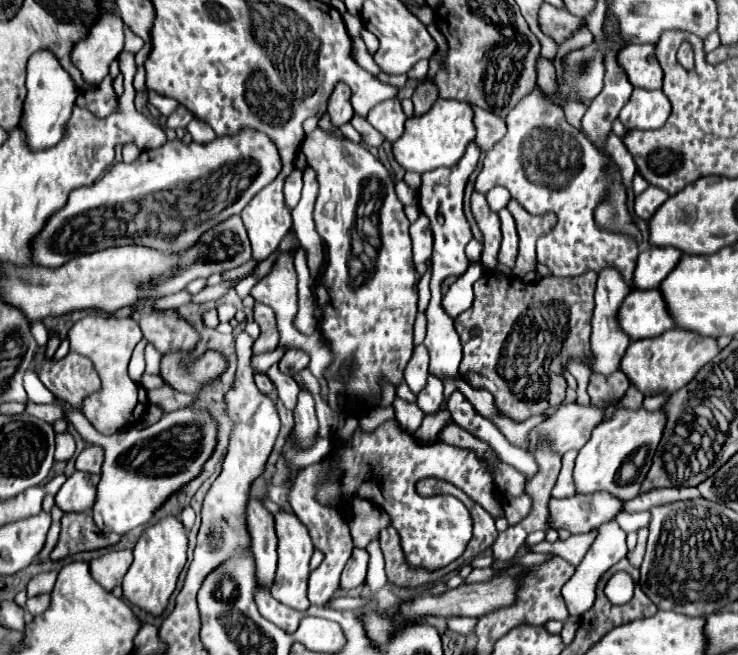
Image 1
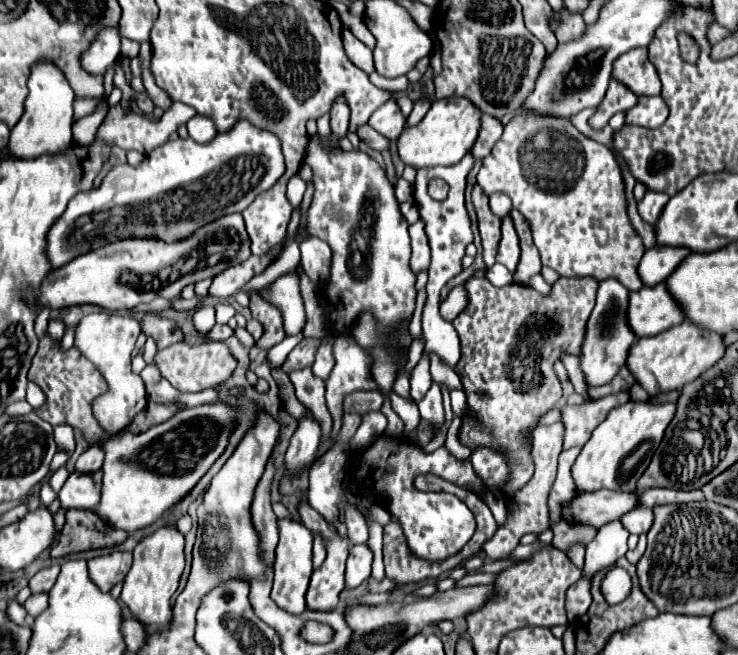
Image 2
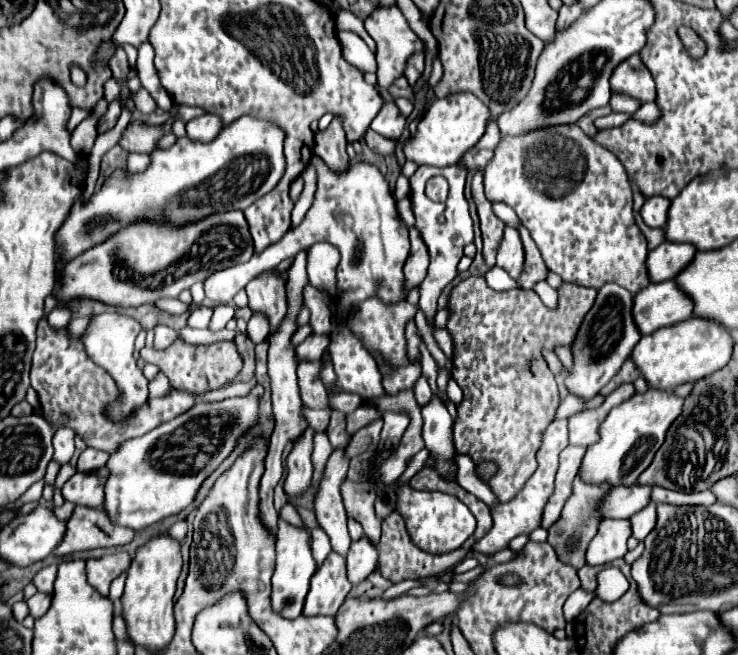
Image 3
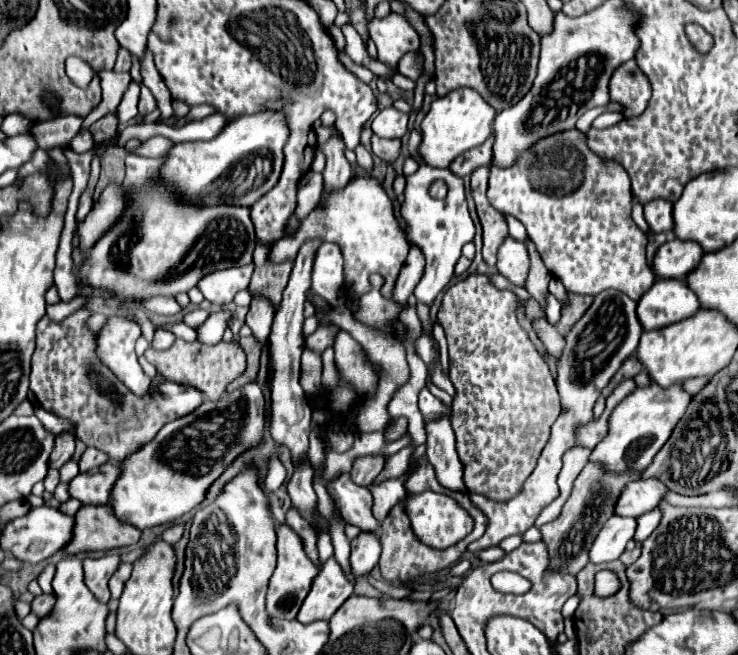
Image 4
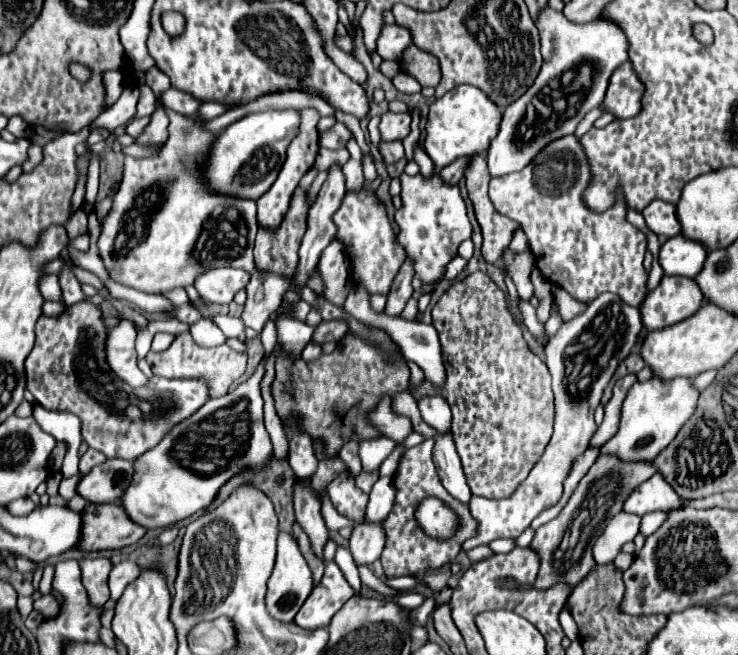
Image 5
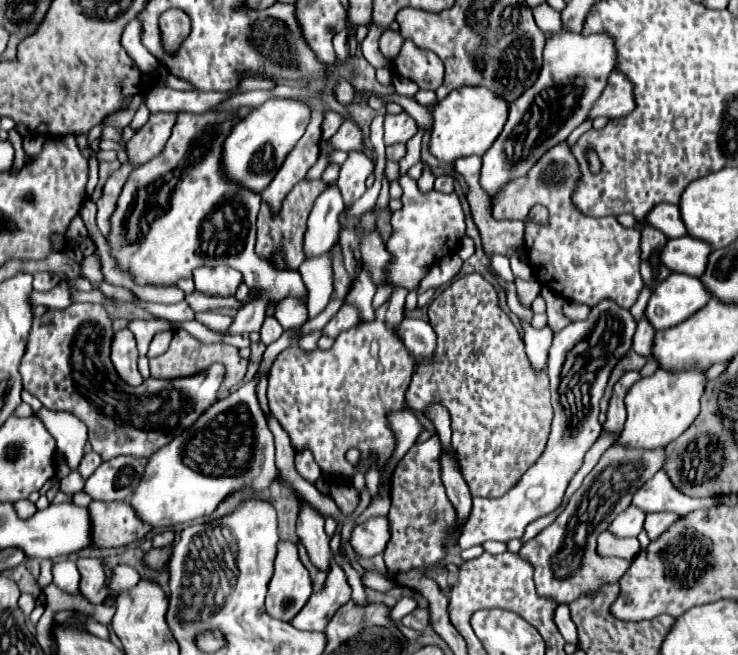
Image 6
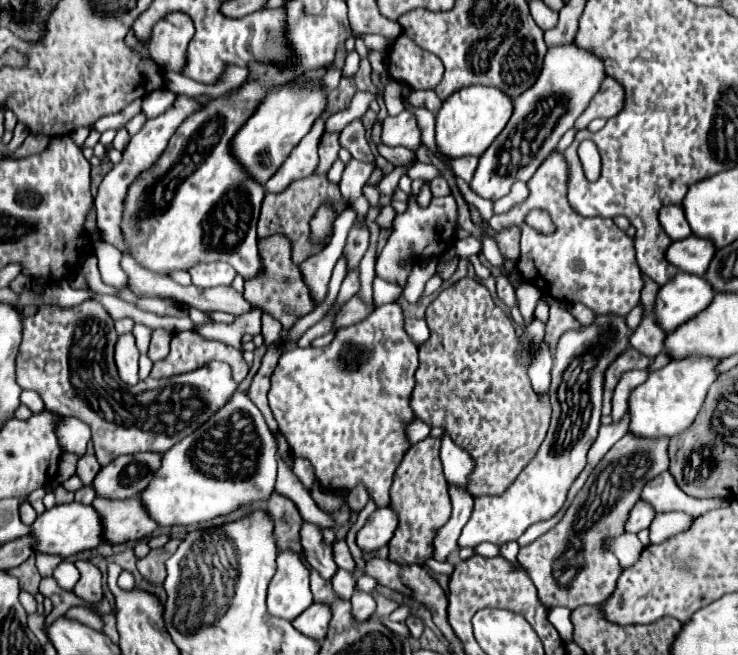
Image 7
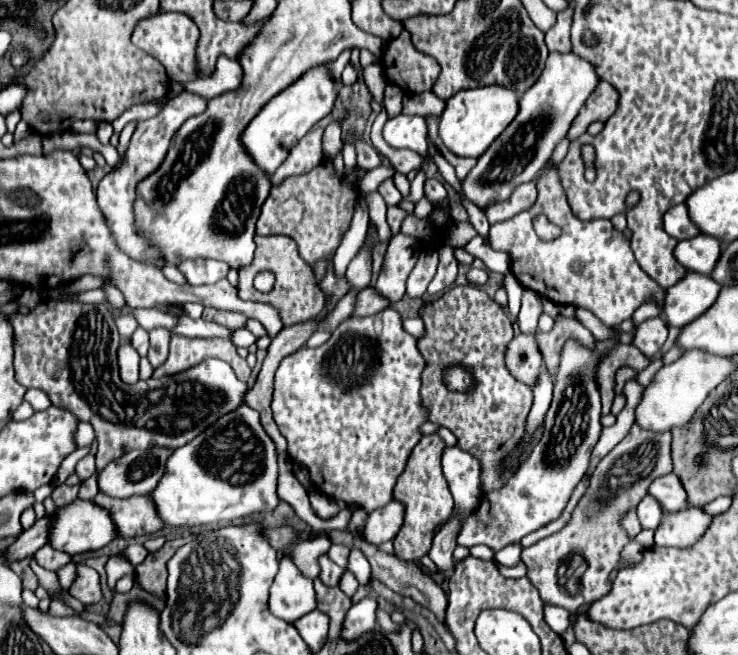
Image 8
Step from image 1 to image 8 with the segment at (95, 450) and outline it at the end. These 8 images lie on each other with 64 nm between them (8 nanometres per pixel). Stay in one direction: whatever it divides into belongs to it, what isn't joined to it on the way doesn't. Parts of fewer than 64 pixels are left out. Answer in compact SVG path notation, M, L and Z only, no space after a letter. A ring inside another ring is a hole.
M92 454L84 456L84 458L76 464L76 474L78 474L78 478L80 478L82 482L96 474L96 464L94 464L94 456L92 456Z

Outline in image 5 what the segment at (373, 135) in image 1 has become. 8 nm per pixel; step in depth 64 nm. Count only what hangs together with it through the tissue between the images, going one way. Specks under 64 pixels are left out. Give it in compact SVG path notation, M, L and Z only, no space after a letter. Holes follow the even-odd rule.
M400 140L379 143L379 151L386 164L394 164L404 156L403 143Z

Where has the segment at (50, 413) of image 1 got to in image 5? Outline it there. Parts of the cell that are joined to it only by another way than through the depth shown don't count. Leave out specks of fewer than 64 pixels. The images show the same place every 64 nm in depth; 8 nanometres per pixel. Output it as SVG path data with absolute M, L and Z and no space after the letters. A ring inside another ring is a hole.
M74 304L68 306L64 314L56 318L40 316L36 322L36 344L26 362L26 388L38 400L40 406L56 412L72 412L82 422L82 440L94 448L104 452L108 458L122 458L134 460L136 456L144 454L152 448L172 424L192 416L210 396L208 388L202 380L166 380L166 378L150 378L144 388L130 388L120 380L104 360L104 336L106 328L102 324L102 312L94 304Z

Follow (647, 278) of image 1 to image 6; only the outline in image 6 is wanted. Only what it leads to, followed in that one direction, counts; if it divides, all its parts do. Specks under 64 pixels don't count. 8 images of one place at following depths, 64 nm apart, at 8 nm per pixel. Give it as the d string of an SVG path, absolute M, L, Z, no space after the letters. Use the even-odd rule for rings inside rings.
M682 236L666 242L660 260L670 272L698 278L706 270L710 252L712 248L708 248L708 244L704 244L702 240L692 240L692 236Z

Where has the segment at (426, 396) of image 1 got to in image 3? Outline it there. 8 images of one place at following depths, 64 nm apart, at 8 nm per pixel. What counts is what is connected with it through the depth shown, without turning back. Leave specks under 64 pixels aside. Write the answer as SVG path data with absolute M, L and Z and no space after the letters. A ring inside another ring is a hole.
M432 394L430 402L422 406L424 418L424 442L430 450L430 456L436 458L436 470L446 480L454 480L456 462L454 462L454 444L452 444L452 418L440 400L438 394Z

